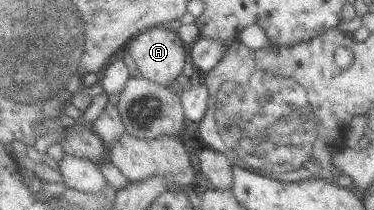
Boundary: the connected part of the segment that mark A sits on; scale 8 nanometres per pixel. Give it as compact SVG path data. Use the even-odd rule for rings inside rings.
M152 26L147 30L130 43L129 54L142 77L169 86L190 60L189 47L170 26Z

